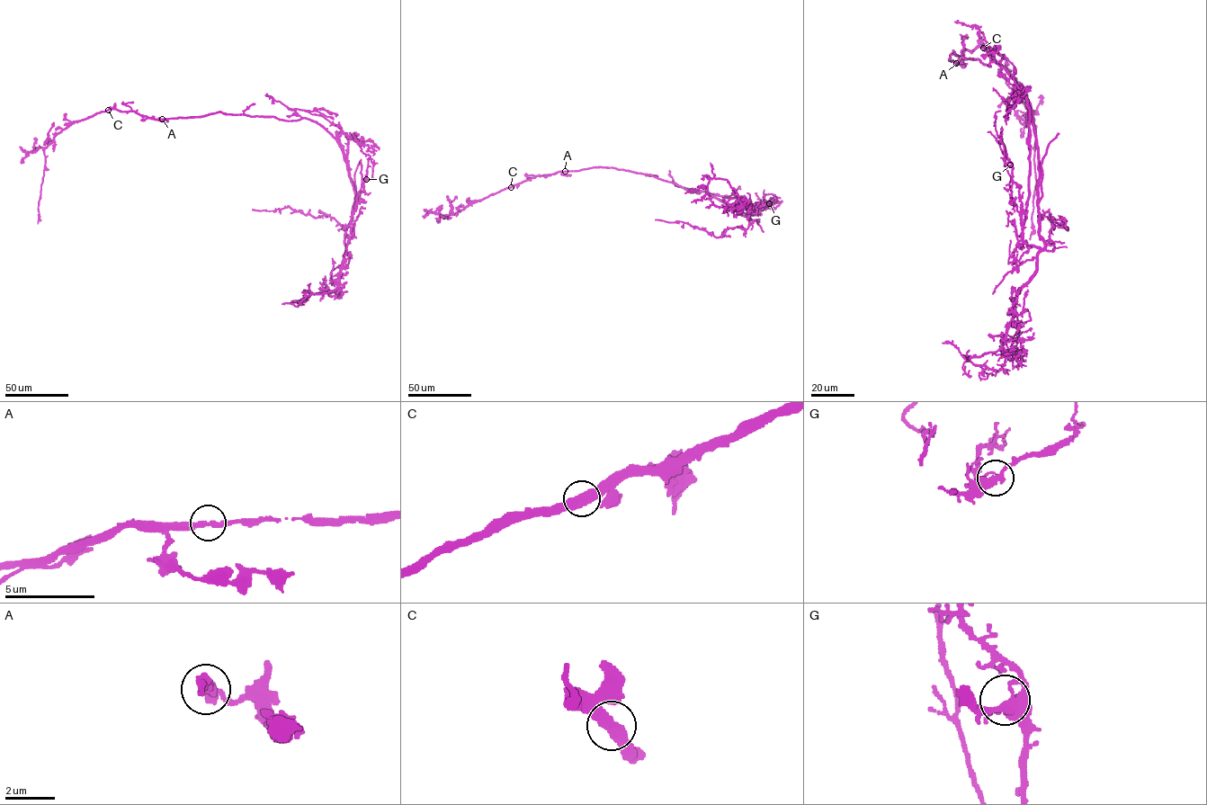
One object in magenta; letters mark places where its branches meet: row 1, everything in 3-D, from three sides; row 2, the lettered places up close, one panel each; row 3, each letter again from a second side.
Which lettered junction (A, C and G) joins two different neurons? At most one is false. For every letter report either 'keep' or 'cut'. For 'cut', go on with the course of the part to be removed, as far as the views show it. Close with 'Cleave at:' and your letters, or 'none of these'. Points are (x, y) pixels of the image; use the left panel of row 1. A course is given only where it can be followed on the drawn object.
A: keep
C: keep
G: keep
Cleave at: none of these

